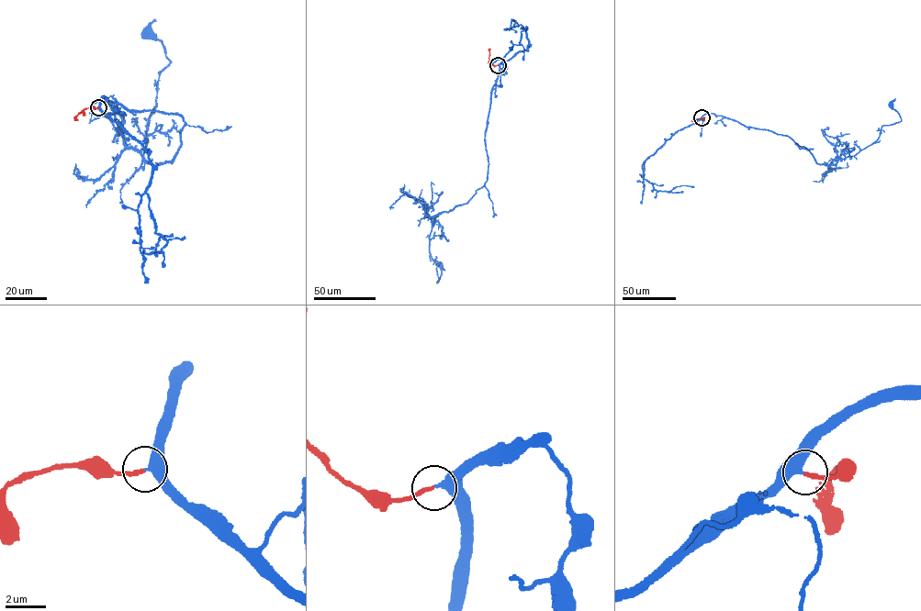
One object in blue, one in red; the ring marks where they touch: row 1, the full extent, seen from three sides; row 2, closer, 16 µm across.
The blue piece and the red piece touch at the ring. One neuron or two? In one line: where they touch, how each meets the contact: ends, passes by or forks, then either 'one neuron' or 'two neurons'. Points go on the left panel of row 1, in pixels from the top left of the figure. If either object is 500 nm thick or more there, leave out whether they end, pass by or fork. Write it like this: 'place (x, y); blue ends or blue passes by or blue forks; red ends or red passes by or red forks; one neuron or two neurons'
place (98, 107); blue ends; red ends; one neuron

